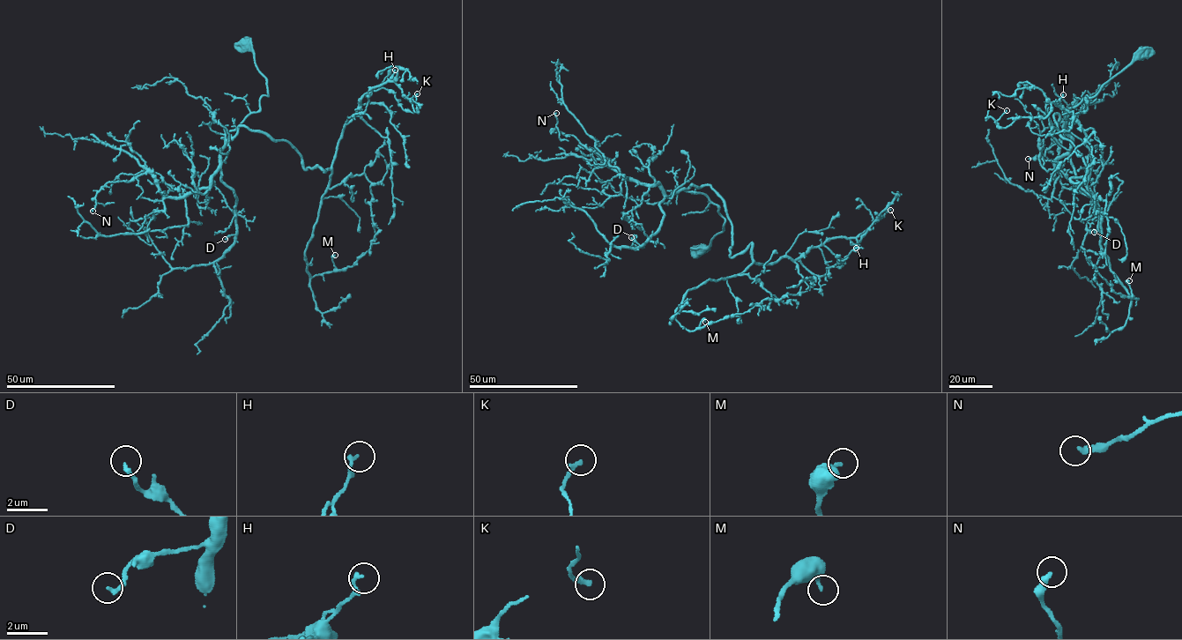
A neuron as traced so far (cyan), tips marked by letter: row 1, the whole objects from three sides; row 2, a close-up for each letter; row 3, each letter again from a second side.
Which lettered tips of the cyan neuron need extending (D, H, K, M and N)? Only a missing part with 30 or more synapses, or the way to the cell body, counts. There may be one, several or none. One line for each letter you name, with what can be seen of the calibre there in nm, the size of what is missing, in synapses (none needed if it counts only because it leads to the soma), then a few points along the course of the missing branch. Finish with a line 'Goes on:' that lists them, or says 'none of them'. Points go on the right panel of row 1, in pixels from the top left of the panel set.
Goes on: none of them

